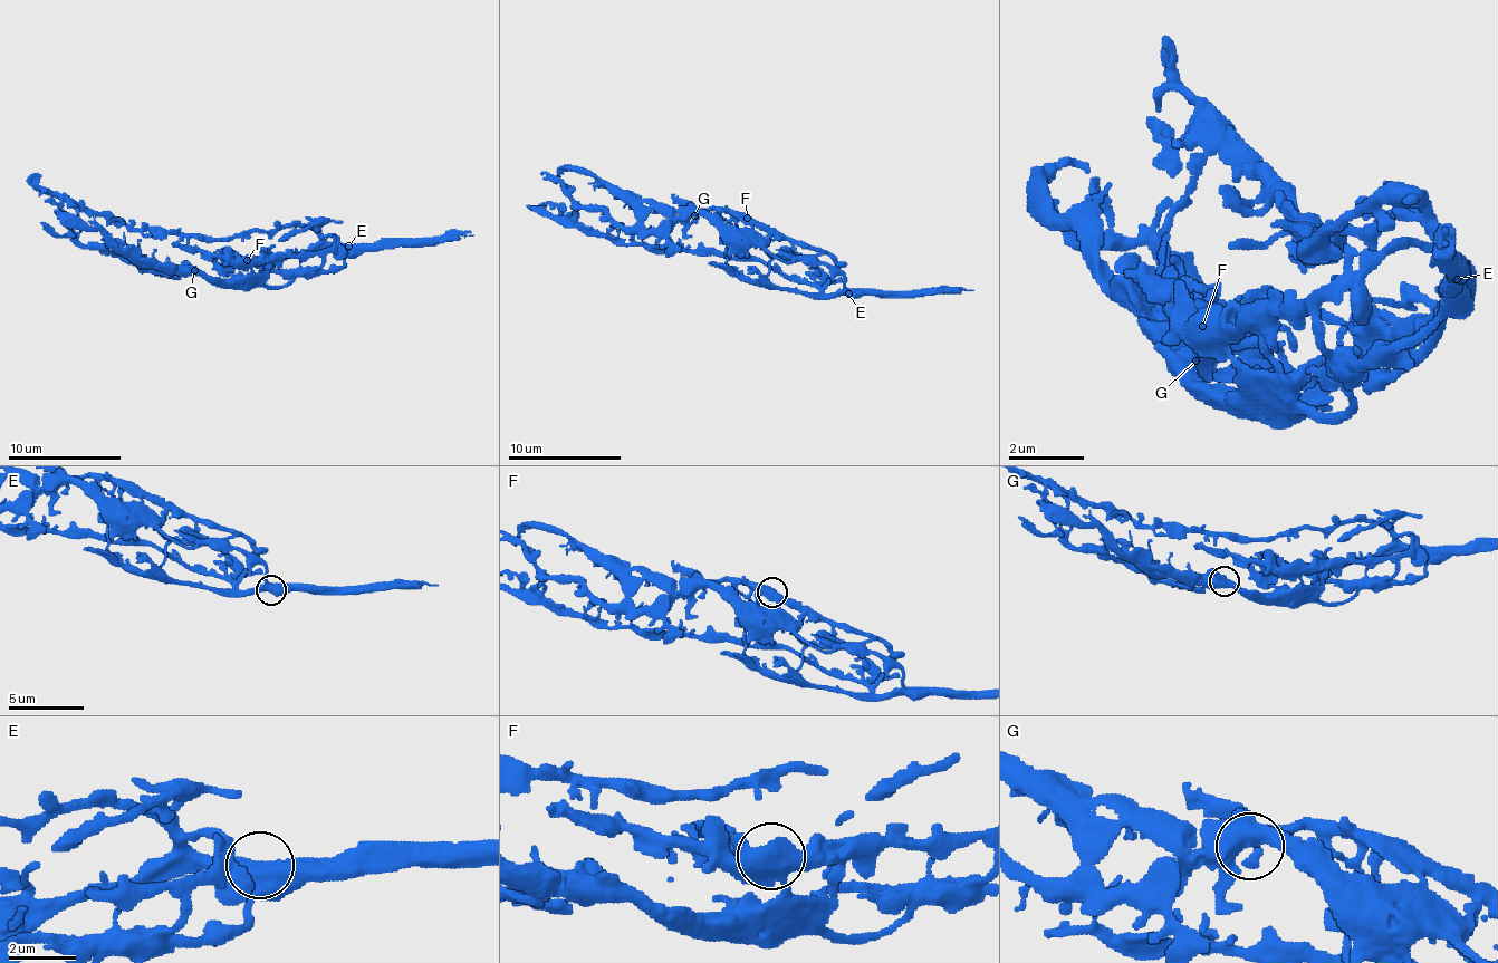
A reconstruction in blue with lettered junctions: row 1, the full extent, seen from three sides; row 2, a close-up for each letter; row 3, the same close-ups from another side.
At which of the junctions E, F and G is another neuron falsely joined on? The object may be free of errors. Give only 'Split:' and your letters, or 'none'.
Split: none

